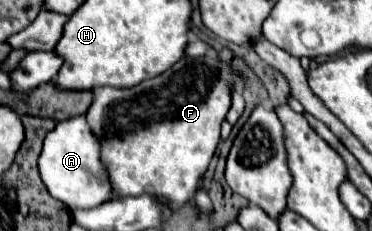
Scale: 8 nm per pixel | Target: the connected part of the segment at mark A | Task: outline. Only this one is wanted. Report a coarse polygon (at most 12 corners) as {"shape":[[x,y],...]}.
{"shape":[[85,116],[45,136],[37,166],[71,211],[111,200]]}

